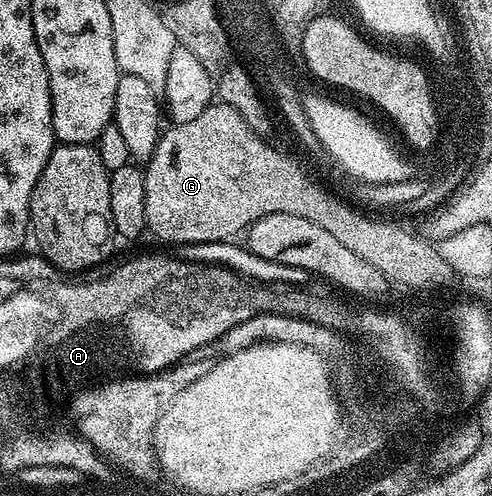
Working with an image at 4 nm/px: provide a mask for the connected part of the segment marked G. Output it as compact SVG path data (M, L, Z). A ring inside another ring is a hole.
M210 104L202 115L190 119L190 123L172 125L160 135L156 150L143 166L146 183L146 229L160 241L177 241L180 245L196 245L199 241L224 241L235 233L243 234L248 226L266 215L298 215L298 219L310 219L325 231L330 231L342 247L354 251L366 263L382 271L390 283L396 281L408 289L428 289L431 285L448 285L454 280L452 269L442 259L439 248L423 236L411 233L392 221L379 221L367 217L368 213L353 207L335 192L325 190L311 176L301 176L293 164L277 156L272 147L260 144L252 136L251 127L234 111L234 107L221 108Z

